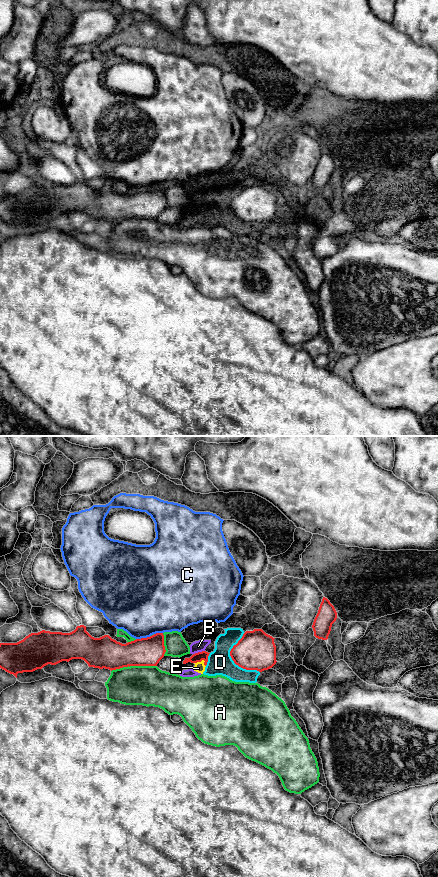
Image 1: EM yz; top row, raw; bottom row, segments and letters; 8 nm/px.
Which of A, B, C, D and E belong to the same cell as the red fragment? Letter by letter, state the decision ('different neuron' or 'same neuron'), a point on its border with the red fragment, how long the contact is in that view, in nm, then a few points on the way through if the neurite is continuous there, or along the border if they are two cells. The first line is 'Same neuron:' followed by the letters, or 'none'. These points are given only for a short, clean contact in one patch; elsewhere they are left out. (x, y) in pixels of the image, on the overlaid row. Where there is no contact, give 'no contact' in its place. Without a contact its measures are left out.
Same neuron: none
A: different neuron | yz (133, 665) | 380 nm
B: different neuron | yz (198, 652) | 100 nm
C: different neuron | yz (143, 638) | 120 nm
D: different neuron | yz (232, 659) | 340 nm
E: different neuron | yz (202, 659) | 100 nm | along yz (194, 663), (203, 660), (205, 666)

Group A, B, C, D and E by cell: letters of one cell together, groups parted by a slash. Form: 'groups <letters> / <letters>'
groups A / B D E / C

